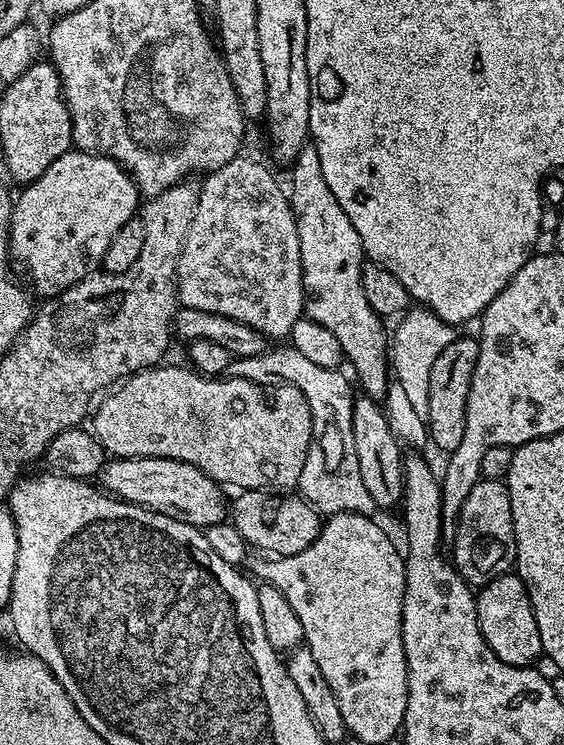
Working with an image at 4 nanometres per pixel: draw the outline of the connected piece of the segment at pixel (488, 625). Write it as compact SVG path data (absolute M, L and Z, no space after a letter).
M505 574L483 585L476 592L476 609L482 638L486 638L490 650L494 650L499 660L510 666L526 668L535 665L536 659L541 659L544 647L538 634L538 622L534 622L534 610L520 576Z

